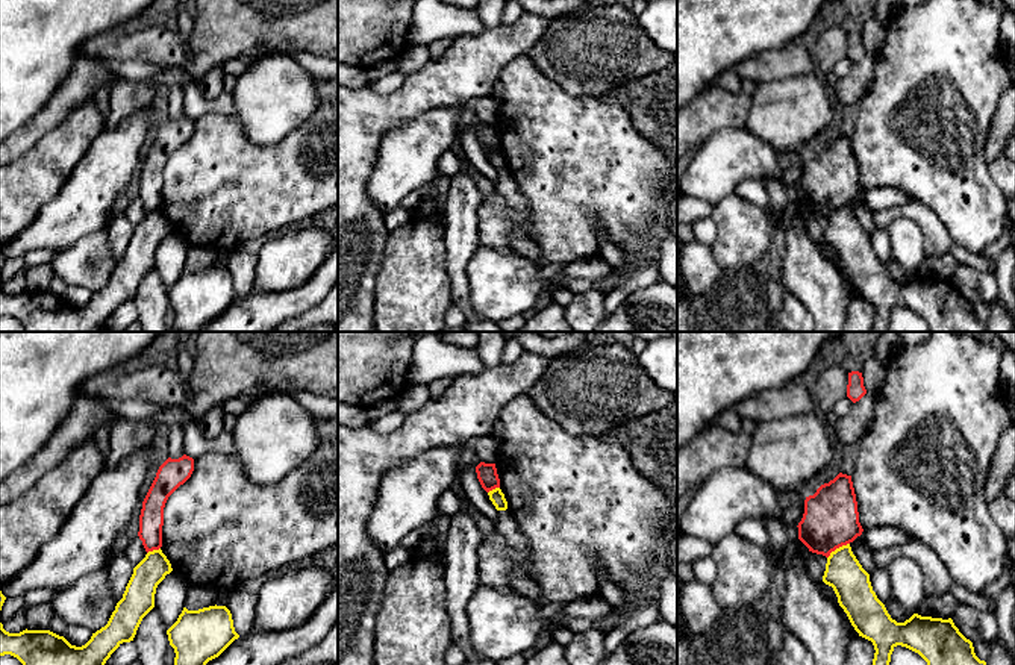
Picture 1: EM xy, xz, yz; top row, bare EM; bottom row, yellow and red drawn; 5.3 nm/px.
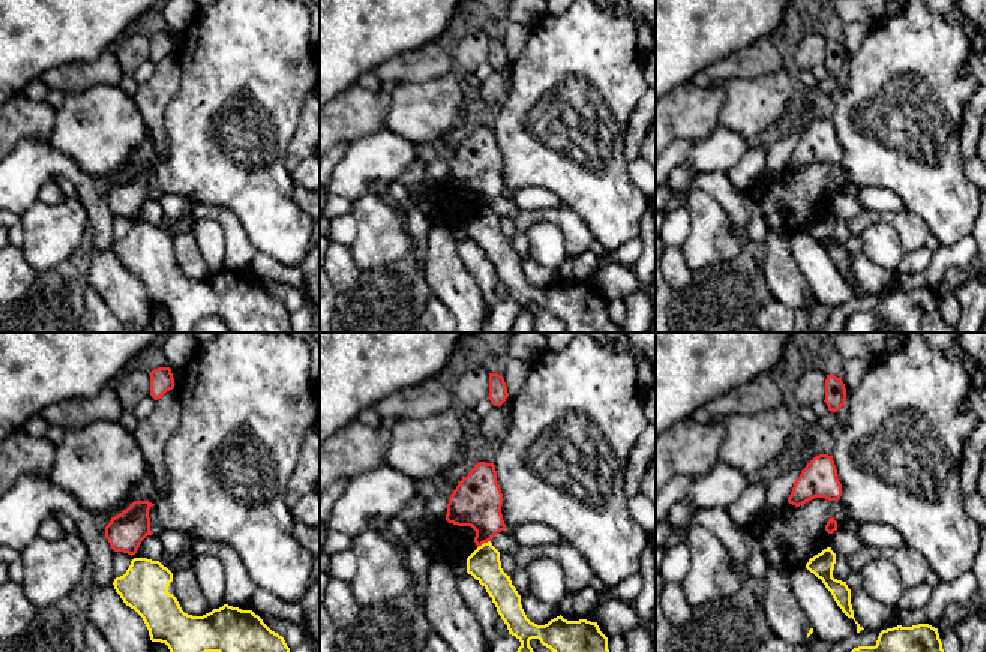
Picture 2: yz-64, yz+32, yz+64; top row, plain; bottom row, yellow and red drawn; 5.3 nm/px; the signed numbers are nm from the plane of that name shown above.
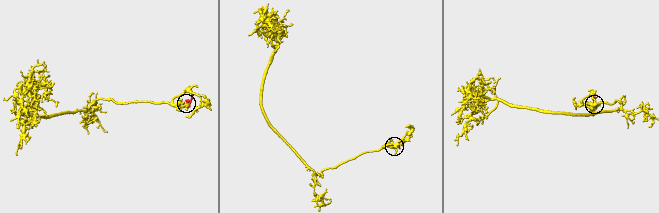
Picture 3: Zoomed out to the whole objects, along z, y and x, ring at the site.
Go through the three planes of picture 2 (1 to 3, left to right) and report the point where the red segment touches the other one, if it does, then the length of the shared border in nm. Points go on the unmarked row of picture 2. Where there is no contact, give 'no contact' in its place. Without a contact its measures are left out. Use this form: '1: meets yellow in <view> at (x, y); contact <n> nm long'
1: no contact
2: meets yellow in yz+32 at (483, 207); contact 80 nm long
3: no contact

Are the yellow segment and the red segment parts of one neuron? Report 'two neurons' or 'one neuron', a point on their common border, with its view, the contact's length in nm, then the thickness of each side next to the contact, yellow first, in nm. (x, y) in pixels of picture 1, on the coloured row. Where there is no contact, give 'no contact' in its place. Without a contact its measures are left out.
two neurons | yz (836, 549) | 150 nm | 200/300 nm

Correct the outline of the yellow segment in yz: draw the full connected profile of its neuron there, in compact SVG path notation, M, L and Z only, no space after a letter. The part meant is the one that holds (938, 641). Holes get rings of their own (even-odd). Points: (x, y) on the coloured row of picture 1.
M850 544L830 553L823 582L833 588L839 606L859 636L873 642L873 665L889 665L897 645L918 653L927 665L986 665L951 618L914 613L904 623L892 620Z

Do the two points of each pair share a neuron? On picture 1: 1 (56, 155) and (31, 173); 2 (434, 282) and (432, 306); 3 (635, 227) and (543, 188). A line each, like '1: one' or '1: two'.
1: one
2: one
3: one

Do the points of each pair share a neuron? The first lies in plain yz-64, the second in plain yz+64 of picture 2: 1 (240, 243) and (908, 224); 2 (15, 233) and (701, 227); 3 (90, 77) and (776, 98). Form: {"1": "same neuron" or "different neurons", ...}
{"1": "same neuron", "2": "different neurons", "3": "different neurons"}

